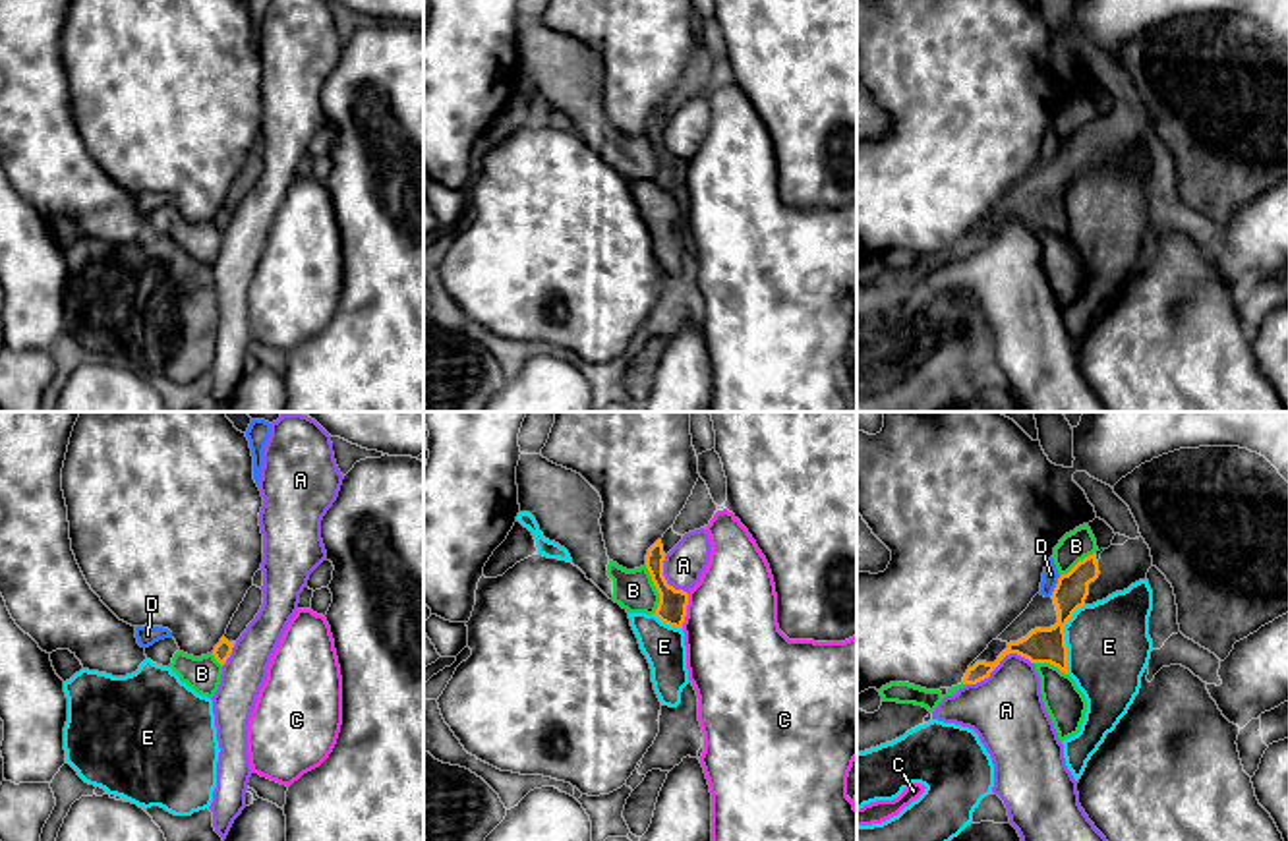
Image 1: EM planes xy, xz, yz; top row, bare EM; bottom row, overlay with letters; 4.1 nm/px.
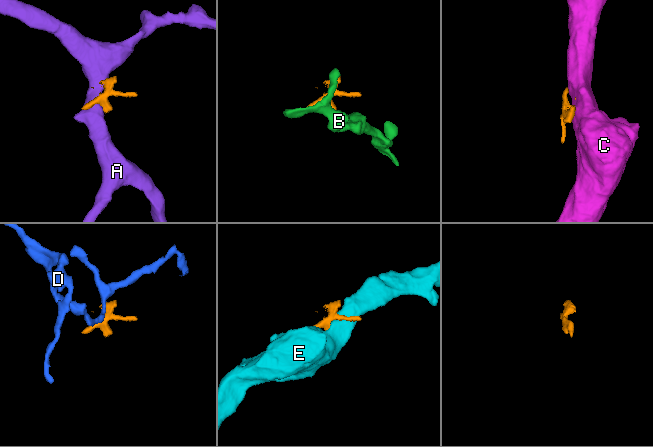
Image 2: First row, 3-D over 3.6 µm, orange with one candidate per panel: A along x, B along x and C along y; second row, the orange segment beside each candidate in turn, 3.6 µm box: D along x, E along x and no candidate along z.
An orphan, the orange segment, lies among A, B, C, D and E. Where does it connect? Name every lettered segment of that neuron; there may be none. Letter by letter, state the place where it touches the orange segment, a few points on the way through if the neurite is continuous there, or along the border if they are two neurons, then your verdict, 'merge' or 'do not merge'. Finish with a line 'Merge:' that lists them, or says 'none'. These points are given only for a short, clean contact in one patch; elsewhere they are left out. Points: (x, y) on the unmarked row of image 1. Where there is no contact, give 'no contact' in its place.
A: meets orange in yz at (998, 231); do not merge
B: meets orange in xz at (656, 155); do not merge
C: meets orange in xz at (685, 178); border along xz (689, 161), (681, 194); do not merge
D: meets orange in yz at (1056, 153); border along yz (1060, 144), (1049, 163); do not merge
E: meets orange in yz at (1064, 205); border along yz (1083, 171), (1064, 194), (1066, 240); do not merge
Merge: none

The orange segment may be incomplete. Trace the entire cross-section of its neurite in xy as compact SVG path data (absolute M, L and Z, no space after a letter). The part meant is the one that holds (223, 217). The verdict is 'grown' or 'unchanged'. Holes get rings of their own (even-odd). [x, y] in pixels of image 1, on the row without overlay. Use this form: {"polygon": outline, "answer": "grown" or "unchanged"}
{"polygon": "M251 153L240 170L238 178L234 180L226 201L220 205L220 209L215 213L213 222L215 226L224 232L226 226L232 220L232 215L236 207L242 203L242 199L248 195L248 191L255 186L263 172L263 157L257 153Z", "answer": "grown"}

